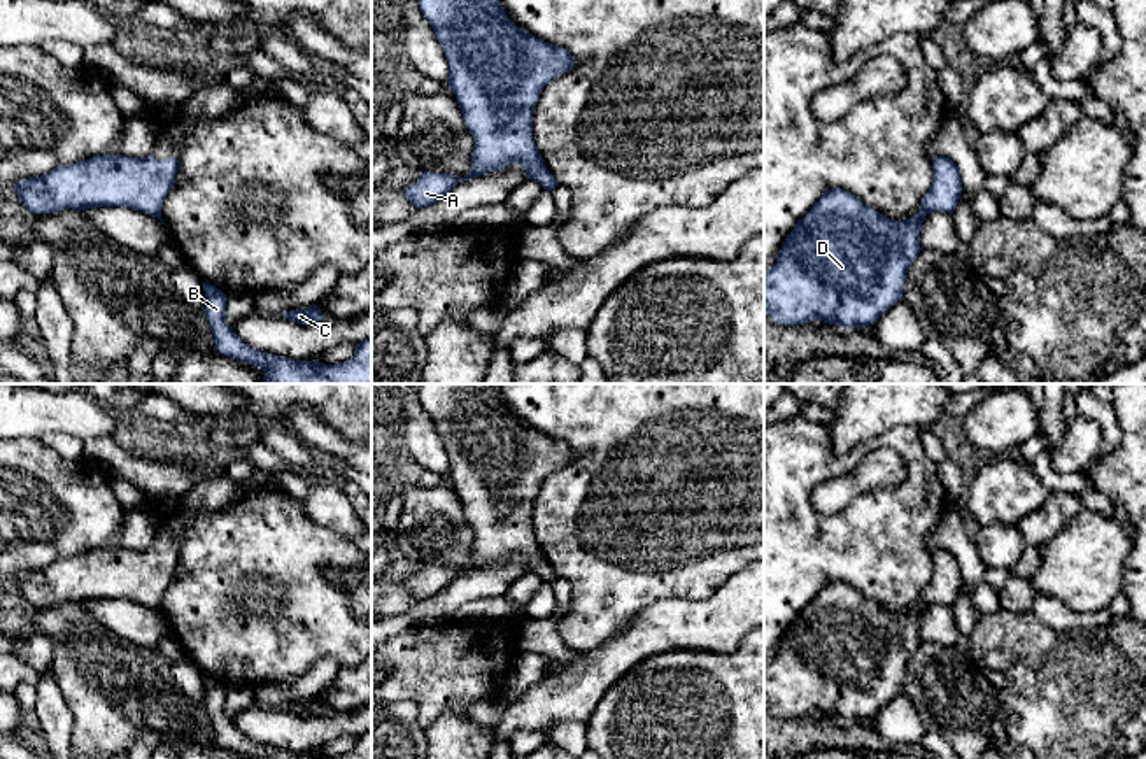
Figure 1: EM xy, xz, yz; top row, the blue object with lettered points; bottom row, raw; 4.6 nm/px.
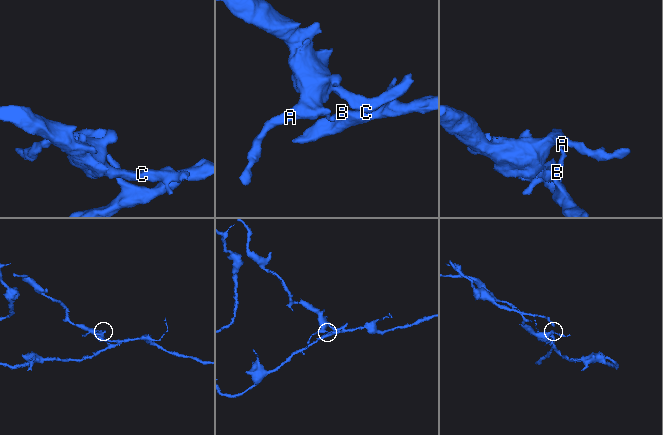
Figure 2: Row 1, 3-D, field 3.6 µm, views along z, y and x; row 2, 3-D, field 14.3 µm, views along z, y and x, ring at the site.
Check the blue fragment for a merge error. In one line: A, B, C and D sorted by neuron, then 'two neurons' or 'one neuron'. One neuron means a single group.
groups A C D / B; two neurons

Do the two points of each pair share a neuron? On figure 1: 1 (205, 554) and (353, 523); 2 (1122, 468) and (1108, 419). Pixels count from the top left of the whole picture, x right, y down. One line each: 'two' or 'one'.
1: two
2: two

